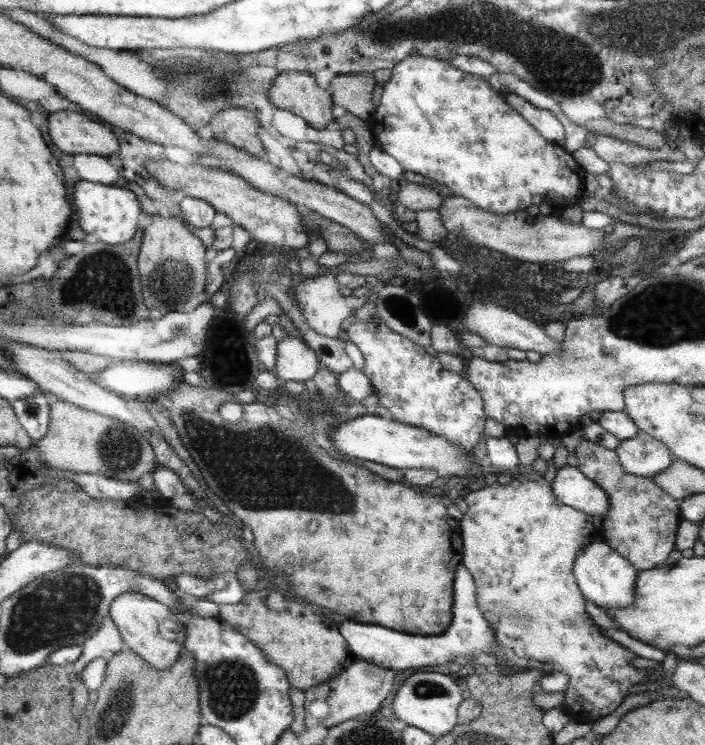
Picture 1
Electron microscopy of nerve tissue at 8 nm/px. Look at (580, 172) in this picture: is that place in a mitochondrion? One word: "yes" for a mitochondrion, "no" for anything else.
no

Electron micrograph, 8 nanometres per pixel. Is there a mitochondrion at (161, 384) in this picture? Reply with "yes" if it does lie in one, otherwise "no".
no

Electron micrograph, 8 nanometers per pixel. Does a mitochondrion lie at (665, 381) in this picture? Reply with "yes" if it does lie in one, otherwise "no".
no

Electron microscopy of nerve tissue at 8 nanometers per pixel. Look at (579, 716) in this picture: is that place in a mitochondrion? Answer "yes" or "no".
no

